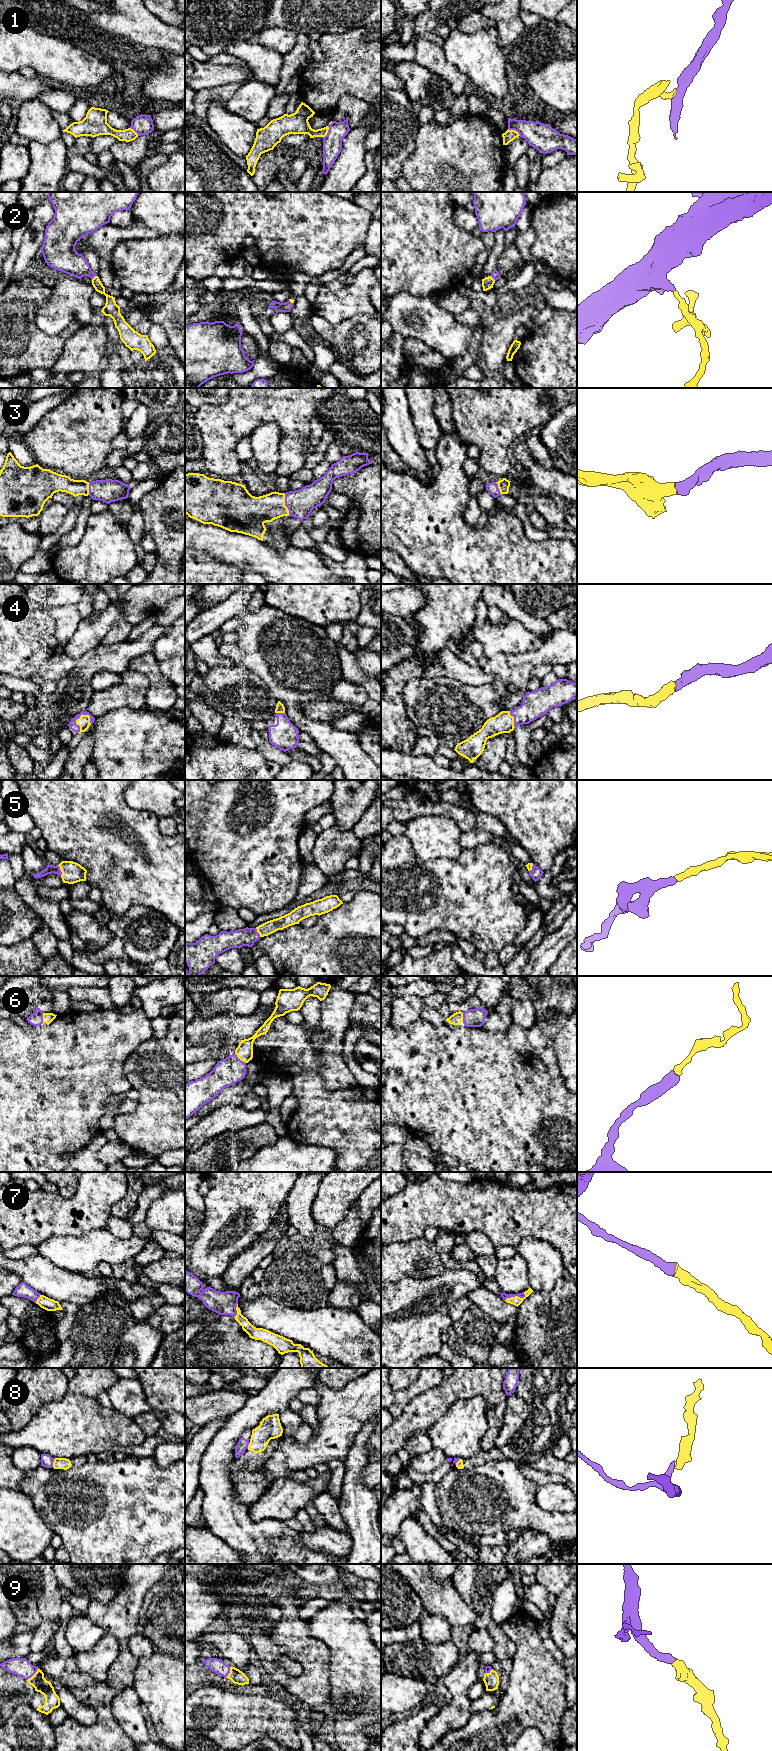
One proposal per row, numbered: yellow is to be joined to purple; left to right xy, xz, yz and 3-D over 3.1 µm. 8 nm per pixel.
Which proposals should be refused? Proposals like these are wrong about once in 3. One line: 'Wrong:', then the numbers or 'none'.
Wrong: 1, 8

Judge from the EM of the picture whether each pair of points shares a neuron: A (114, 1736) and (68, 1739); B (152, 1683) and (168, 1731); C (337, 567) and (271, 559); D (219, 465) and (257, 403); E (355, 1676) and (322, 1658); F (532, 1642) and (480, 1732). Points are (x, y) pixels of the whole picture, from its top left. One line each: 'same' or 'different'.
A: same
B: same
C: different
D: same
E: different
F: same

